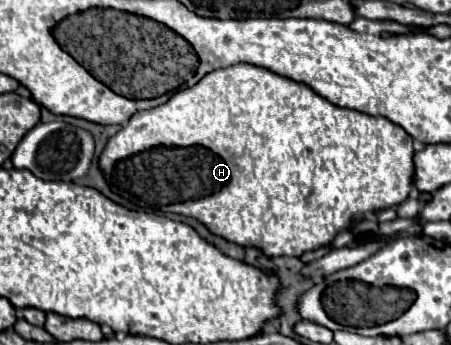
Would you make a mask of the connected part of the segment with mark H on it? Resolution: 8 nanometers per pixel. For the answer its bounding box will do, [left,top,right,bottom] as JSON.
[99,63,415,257]

